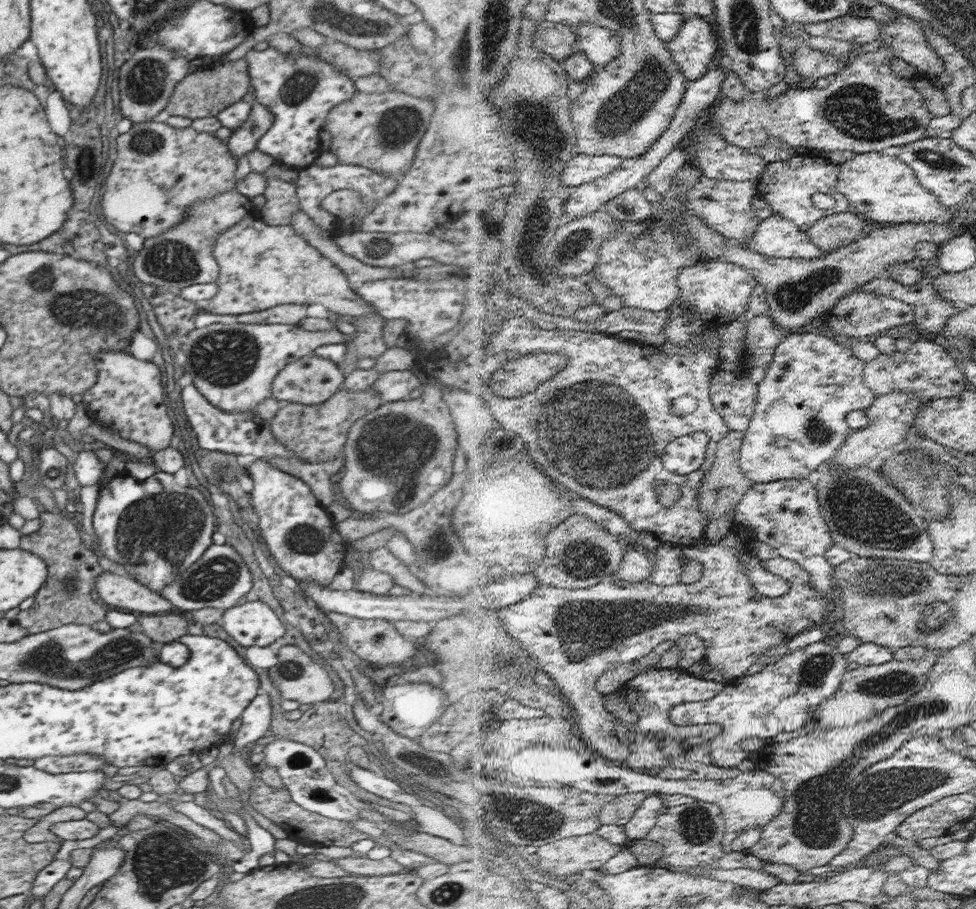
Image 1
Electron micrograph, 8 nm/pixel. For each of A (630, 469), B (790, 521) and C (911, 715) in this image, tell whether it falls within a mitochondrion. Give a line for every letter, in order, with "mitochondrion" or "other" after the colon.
A: mitochondrion
B: other
C: mitochondrion

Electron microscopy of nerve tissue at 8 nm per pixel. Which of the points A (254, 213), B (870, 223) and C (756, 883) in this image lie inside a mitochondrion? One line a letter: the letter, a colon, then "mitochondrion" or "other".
A: other
B: other
C: other

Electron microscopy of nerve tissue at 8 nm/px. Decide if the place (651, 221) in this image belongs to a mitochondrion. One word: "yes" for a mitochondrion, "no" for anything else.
no

